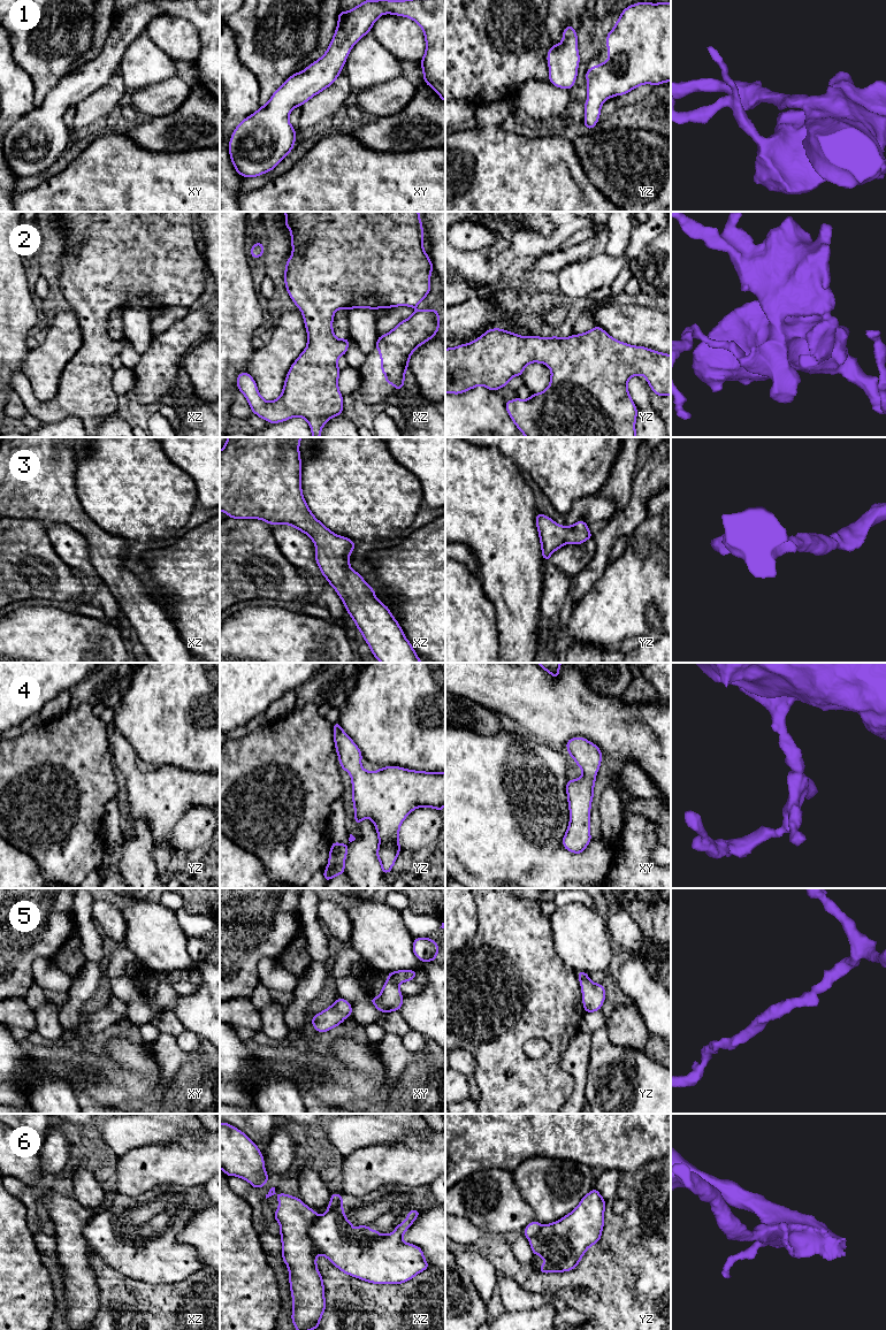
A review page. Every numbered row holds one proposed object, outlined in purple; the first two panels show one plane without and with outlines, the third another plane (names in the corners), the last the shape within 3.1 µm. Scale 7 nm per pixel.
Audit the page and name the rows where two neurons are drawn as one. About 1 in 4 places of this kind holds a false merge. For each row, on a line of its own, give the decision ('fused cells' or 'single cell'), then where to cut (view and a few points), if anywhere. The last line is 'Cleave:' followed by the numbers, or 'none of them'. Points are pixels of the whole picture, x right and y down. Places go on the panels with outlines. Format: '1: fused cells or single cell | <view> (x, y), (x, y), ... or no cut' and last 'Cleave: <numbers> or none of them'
1: single cell | no cut
2: single cell | no cut
3: single cell | no cut
4: single cell | no cut
5: single cell | no cut
6: fused cells | xz (315, 1217), (308, 1228), (308, 1238), (319, 1253)
Cleave: 6

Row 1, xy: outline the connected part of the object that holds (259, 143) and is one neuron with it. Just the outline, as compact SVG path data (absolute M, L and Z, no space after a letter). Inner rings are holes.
M365 0L346 13L338 13L335 35L319 60L290 76L265 106L234 130L229 154L240 176L270 171L291 152L297 137L289 122L291 110L336 81L352 47L371 32L382 14L408 17L423 30L423 79L445 102L445 0Z

